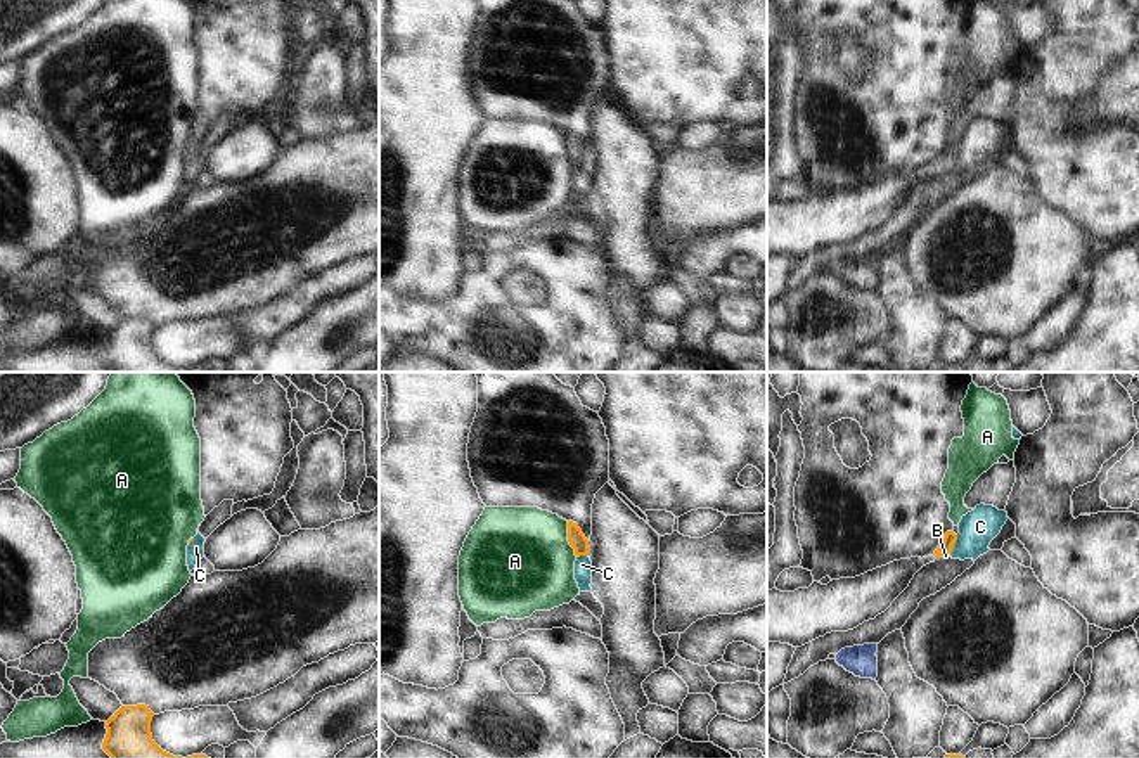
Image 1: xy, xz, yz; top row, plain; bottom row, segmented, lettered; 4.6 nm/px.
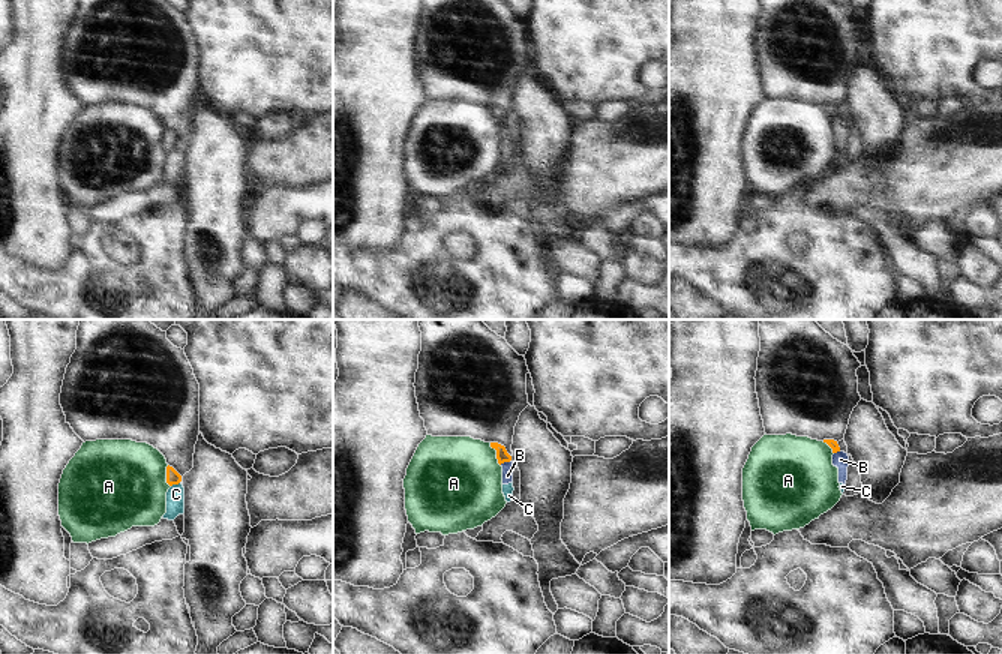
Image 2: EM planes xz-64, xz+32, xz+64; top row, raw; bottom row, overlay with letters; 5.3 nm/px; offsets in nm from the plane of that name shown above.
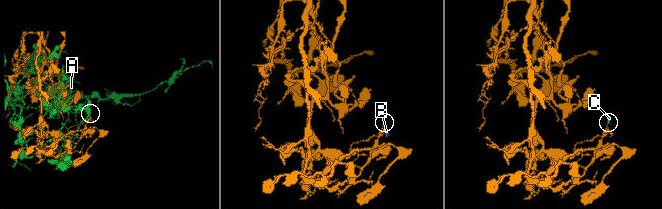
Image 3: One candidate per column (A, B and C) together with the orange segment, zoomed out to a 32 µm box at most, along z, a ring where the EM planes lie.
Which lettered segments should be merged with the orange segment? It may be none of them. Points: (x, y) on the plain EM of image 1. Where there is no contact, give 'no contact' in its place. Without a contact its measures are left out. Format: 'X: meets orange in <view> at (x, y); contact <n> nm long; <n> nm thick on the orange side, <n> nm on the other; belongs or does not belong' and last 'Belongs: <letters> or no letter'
A: meets orange in xz at (568, 151); contact 180 nm long; 80 nm thick on the orange side, 480 nm on the other; does not belong
B: meets orange in yz at (945, 165); contact 40 nm long; 60 nm thick on the orange side, 20 nm on the other; does not belong
C: meets orange in yz at (954, 154); contact 100 nm long; 60 nm thick on the orange side, 170 nm on the other; does not belong
Belongs: no letter

